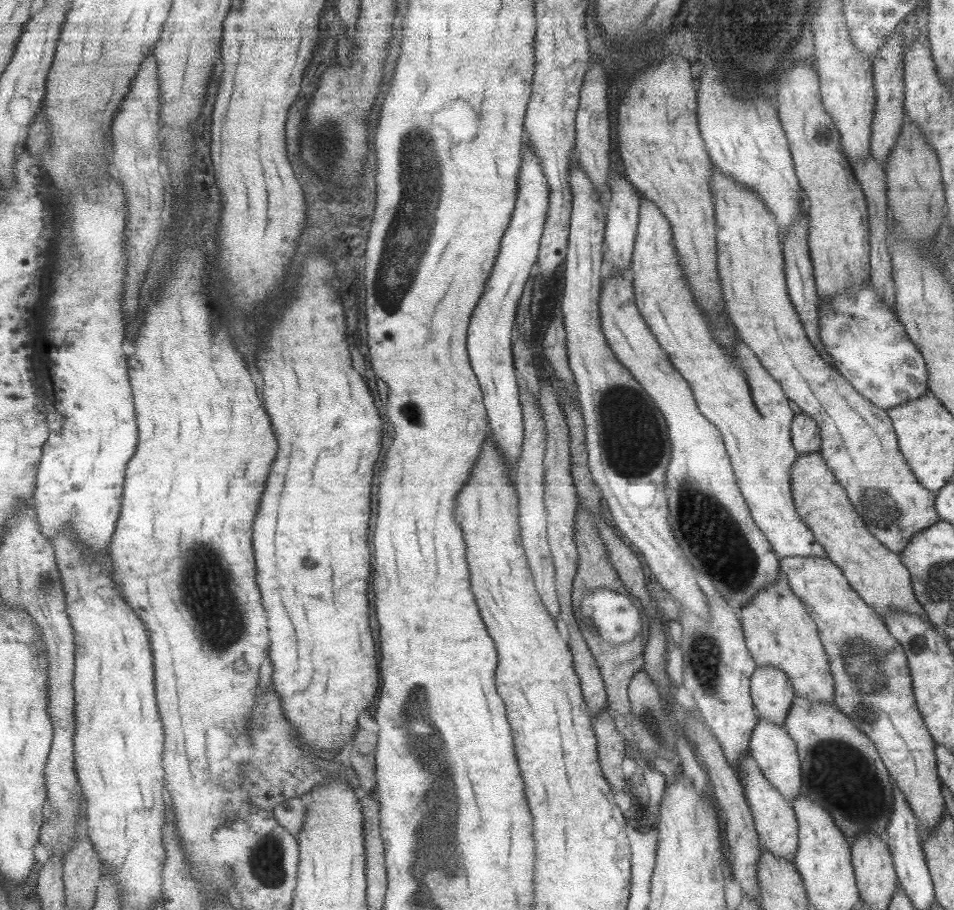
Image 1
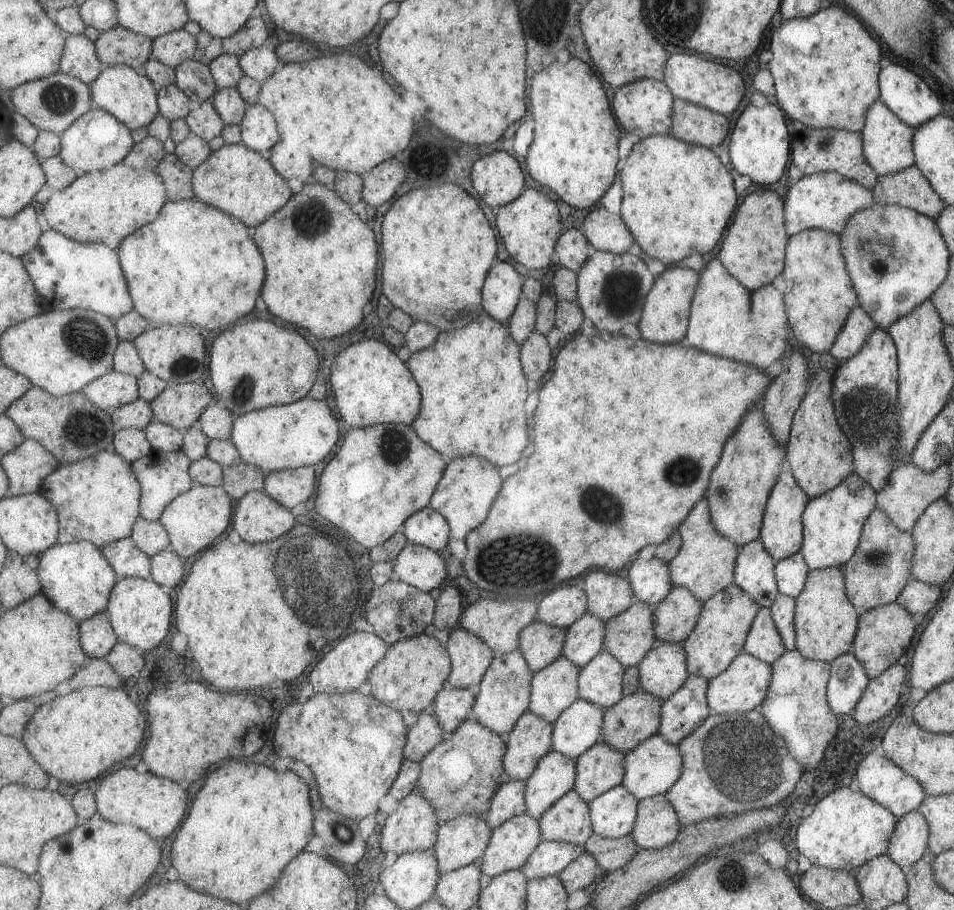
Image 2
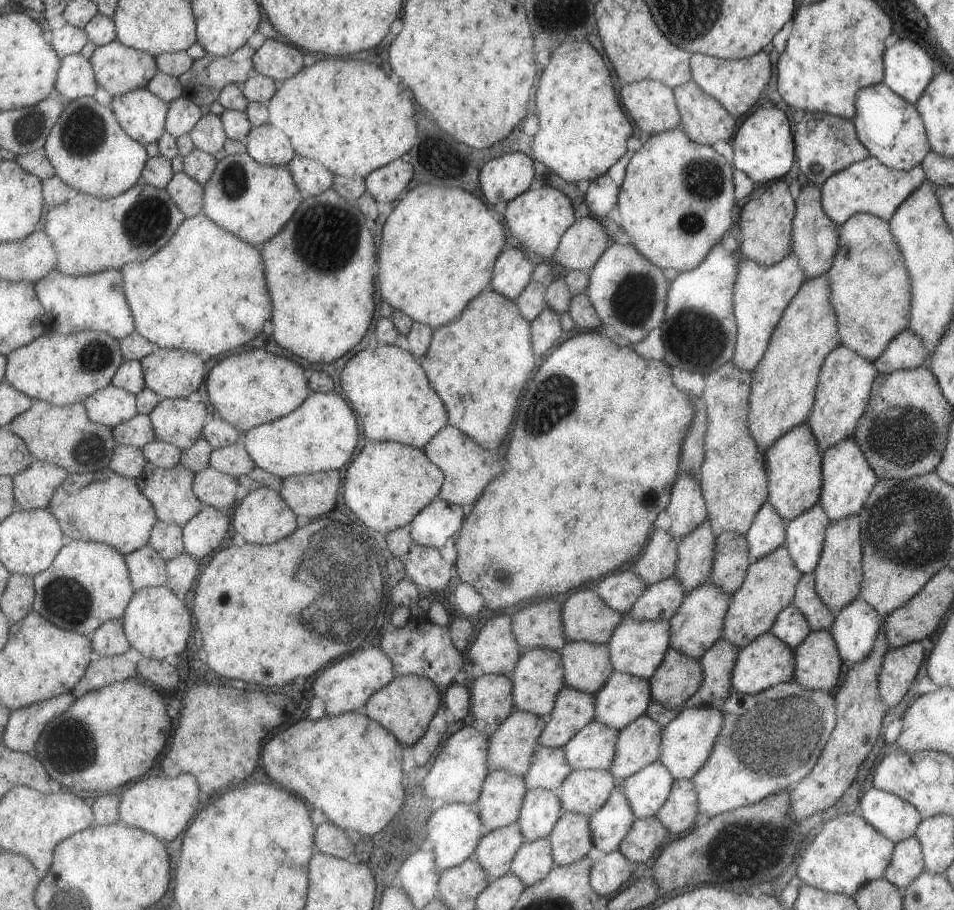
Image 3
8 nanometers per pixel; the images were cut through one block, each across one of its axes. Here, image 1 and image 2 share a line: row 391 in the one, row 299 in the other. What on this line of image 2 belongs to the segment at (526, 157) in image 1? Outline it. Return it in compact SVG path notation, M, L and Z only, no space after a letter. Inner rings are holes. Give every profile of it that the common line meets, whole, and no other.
M497 262L483 287L483 306L495 320L507 322L515 314L522 297L523 276L507 262Z

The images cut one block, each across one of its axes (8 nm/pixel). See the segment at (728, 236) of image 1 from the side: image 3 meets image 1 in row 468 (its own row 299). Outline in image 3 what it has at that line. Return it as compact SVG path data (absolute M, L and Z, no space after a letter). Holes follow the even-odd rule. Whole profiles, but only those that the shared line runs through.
M869 213L850 216L838 228L838 241L826 272L840 344L874 361L891 339L908 328L909 277L888 221Z

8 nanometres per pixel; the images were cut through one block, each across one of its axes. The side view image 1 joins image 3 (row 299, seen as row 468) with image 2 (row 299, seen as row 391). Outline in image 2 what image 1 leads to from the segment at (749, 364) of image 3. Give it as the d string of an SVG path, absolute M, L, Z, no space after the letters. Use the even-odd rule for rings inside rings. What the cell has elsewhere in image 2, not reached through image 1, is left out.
M717 258L709 260L705 270L699 273L699 282L689 307L687 332L683 344L703 350L715 356L721 356L755 366L757 370L765 369L781 356L787 346L787 316L783 294L775 287L763 286L763 306L769 304L771 308L763 308L761 316L753 316L751 310L752 291L743 288L725 270Z

